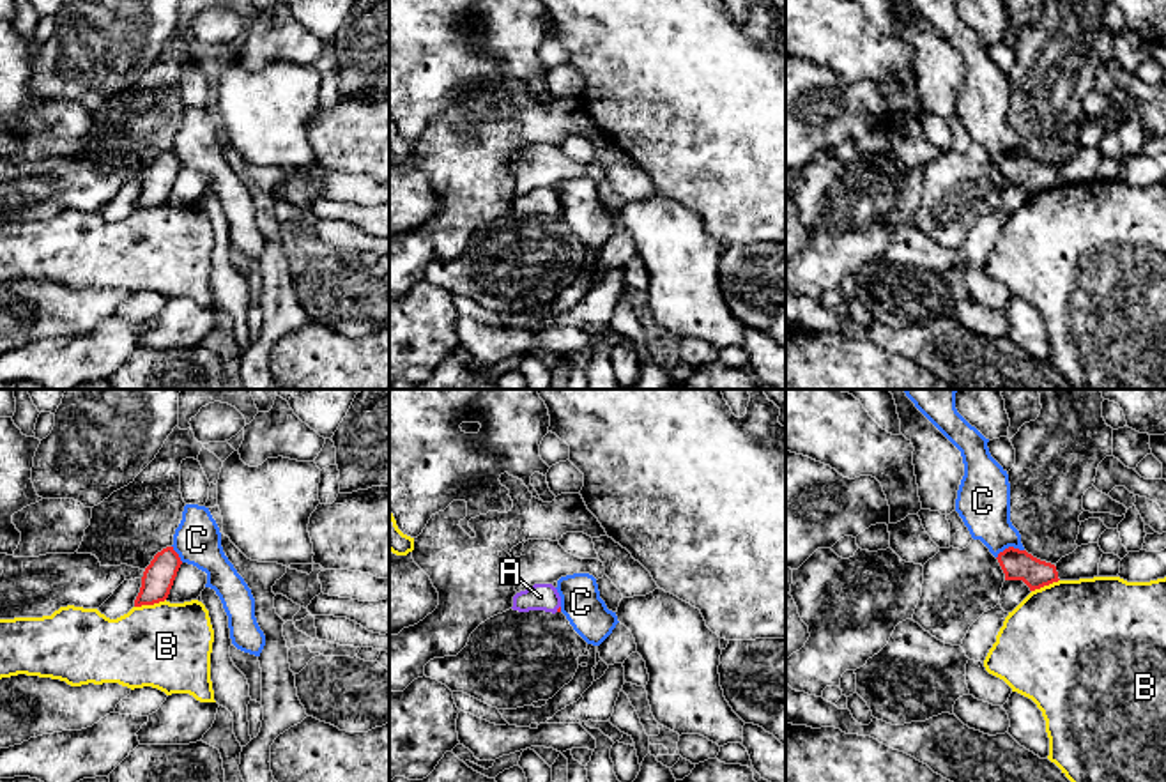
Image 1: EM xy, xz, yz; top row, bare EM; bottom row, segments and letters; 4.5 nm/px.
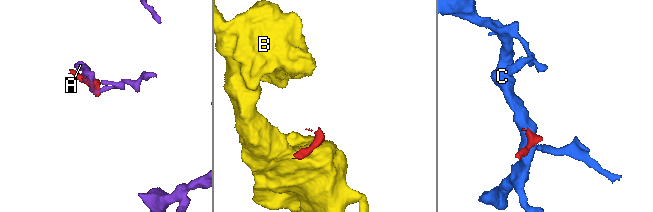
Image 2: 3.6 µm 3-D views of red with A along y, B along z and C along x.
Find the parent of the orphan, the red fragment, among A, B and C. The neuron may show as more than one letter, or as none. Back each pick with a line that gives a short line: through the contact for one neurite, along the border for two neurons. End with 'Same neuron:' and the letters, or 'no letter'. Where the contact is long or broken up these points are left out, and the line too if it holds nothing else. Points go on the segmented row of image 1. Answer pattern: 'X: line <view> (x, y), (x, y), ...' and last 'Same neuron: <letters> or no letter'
A: line xz (559, 607), (558, 609), (545, 597), (540, 597)
Same neuron: A

